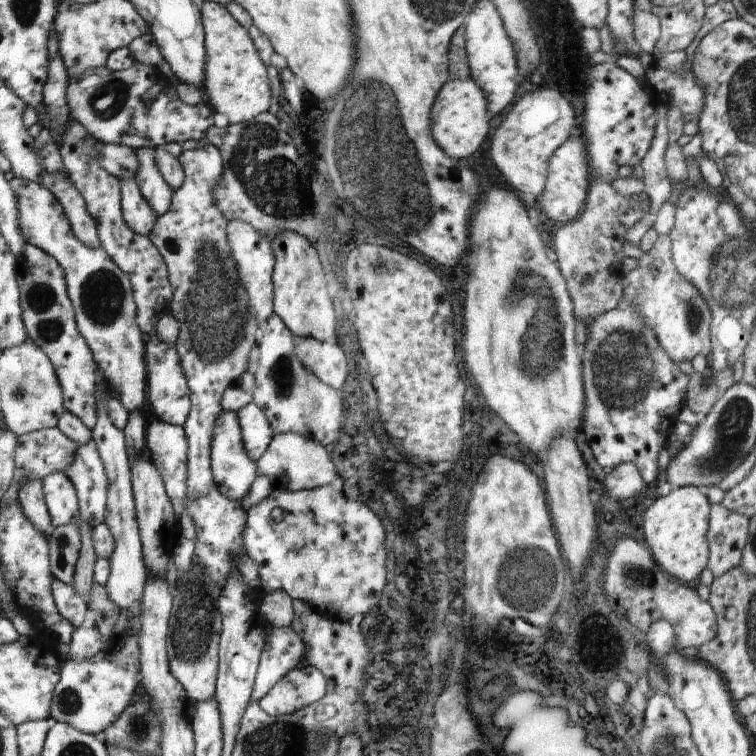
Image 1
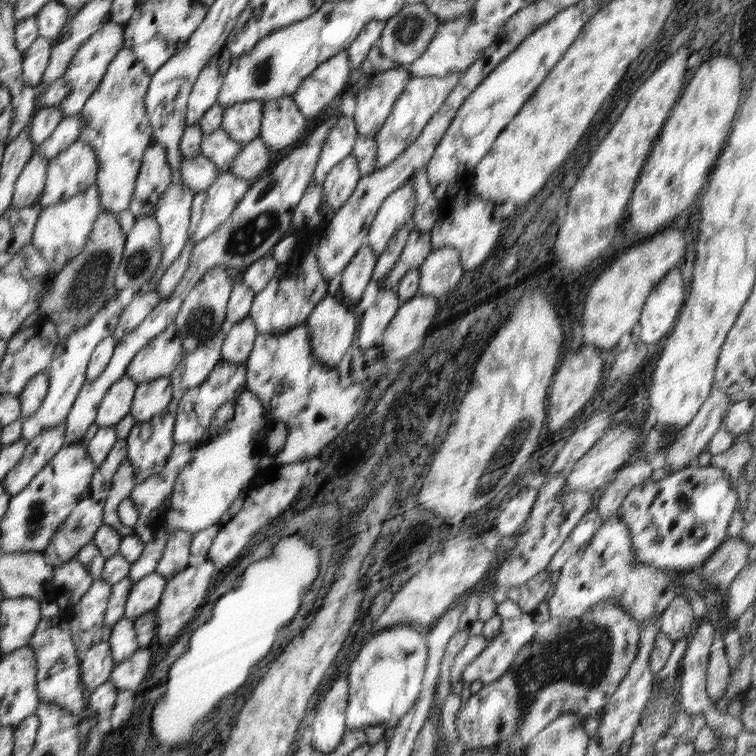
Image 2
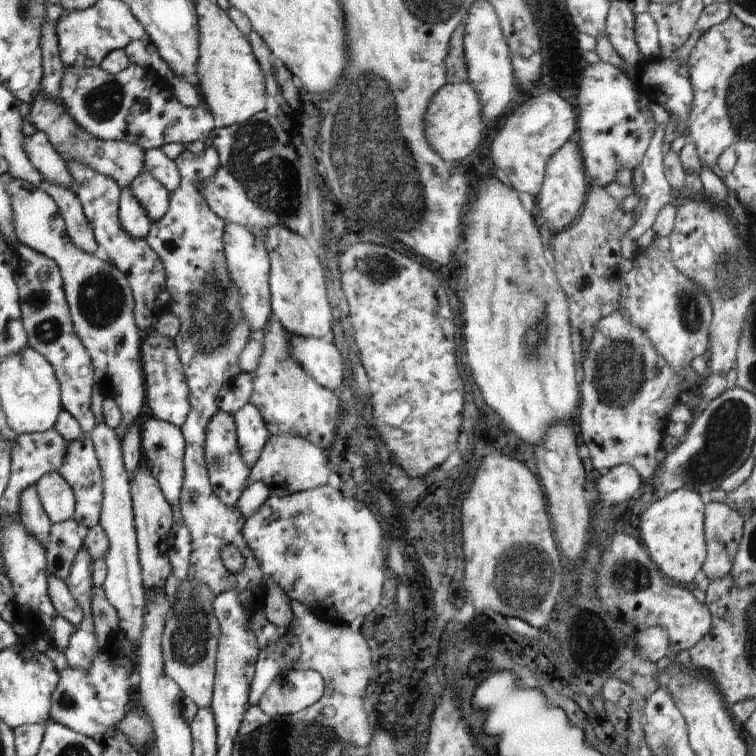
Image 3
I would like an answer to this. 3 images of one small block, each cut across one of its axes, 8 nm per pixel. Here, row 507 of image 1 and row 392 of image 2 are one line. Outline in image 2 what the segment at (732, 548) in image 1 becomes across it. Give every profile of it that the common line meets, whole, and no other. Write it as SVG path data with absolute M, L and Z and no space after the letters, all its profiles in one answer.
M713 387L710 396L684 428L683 434L671 443L665 459L665 467L671 473L695 462L722 426L730 406L730 398L724 394L724 390Z

